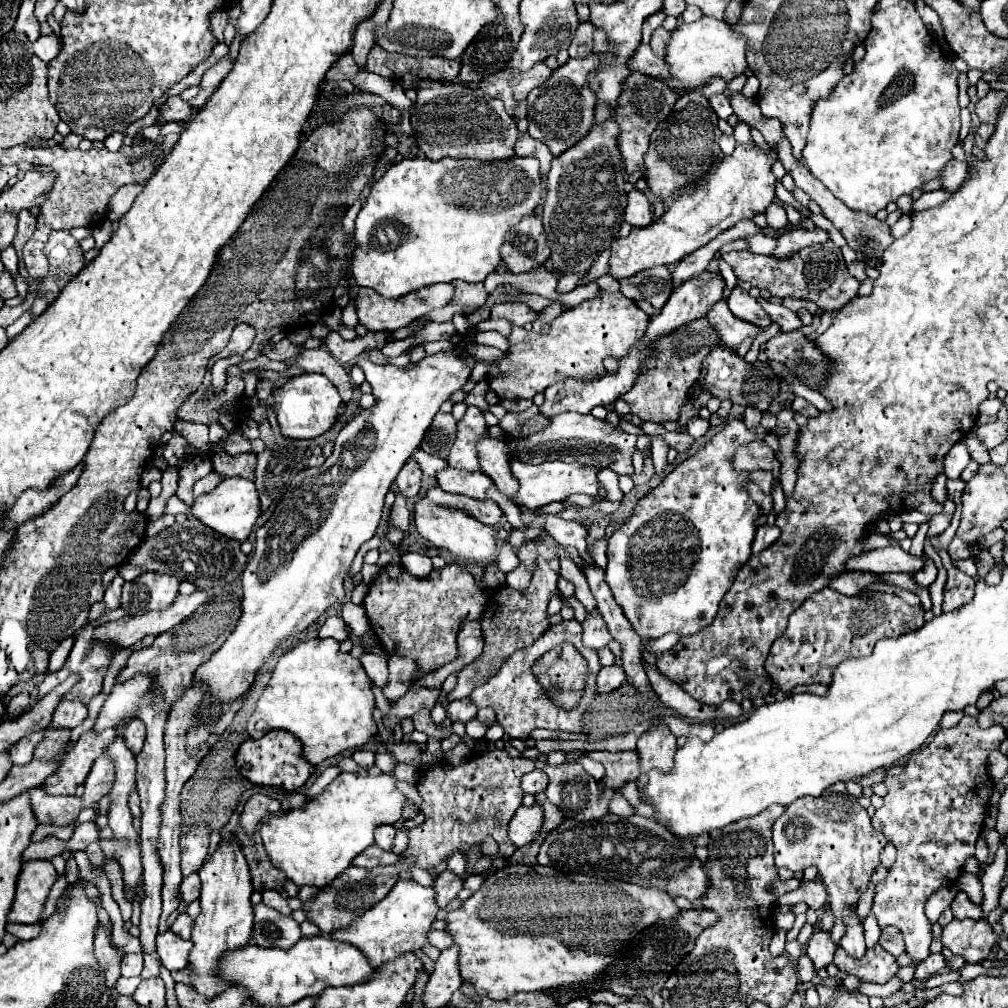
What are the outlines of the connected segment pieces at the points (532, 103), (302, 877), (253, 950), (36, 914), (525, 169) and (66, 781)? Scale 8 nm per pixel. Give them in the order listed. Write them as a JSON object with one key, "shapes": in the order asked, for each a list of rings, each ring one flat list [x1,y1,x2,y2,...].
{"shapes":[[[591,53,587,57,569,59,565,65,551,71,551,77,541,87,537,87,529,93,529,99,527,99,529,135,535,137,537,141,543,141,555,157,565,153,567,149,571,149,575,143,579,143,591,131,591,127,595,123,593,109,595,109,597,97,587,85,587,75,591,71,595,71,599,67,599,63,601,63,601,59,595,53]],[[341,773,305,807,271,817,261,827,263,845,271,861,299,887,327,885,373,843,373,831,379,825,393,825,401,819,407,797,397,789,395,781,391,773,381,773,377,777]],[[327,935,301,937,297,945,289,951,281,949,263,949,257,945,249,945,247,949,239,949,235,953,227,953,221,961,223,979,233,985,243,985,251,991,251,997,261,1001,261,1005,291,1005,303,997,315,997,327,987,343,987,355,985,371,979,377,967,371,965,363,951,351,943,343,943,331,939]],[[25,861,17,879,17,893,9,913,9,921,39,923,43,905,57,879,51,861]],[[517,155,511,157,511,159,501,159,501,161,477,161,477,159,441,159,441,161,431,161,431,159,403,159,403,161,399,161,399,163,393,163,393,165,385,171,385,175,383,175,379,181,375,181,375,185,371,187,371,193,369,193,369,197,367,197,367,203,361,207,361,211,359,211,359,215,357,215,357,219,355,219,357,249,355,249,355,253,353,253,353,277,355,277,355,281,357,281,357,285,359,285,359,287,371,287,371,289,375,289,377,293,381,293,383,297,397,299,397,297,409,295,409,293,413,293,413,291,417,291,417,289,421,289,421,287,435,285,435,283,451,283,451,281,457,281,457,279,459,279,459,281,467,281,467,283,481,283,489,273,493,273,493,271,499,267,499,263,501,263,501,247,503,247,503,241,505,241,505,235,509,233,509,229,511,229,513,225,517,225,523,217,535,213,535,209,537,209,539,203,541,203,541,199,535,201,535,195,537,195,537,191,539,191,539,187,541,187,541,177,537,177,535,173,539,173,537,161,535,161,533,157,517,157]],[[113,727,105,731,85,731,79,741,65,753,57,771,45,779,43,789,51,795,75,795,77,785,85,781,93,761,101,755,101,751,111,743,113,737]]]}

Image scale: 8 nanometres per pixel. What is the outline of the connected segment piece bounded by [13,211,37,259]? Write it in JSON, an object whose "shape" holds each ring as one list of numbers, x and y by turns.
{"shape":[[23,211,23,213,19,213,17,235,15,235,15,239,13,239,13,247,17,249,17,255,19,255,19,259,21,259,21,255,23,255,23,245,29,241,29,237,31,237,31,235,33,235,33,231,35,231,35,225,37,225,37,219,35,219,35,215,31,215,29,211]]}

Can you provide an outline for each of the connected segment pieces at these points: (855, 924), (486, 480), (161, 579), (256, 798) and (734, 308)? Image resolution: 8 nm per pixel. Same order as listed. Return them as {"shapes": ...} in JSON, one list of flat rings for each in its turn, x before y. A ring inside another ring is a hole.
{"shapes":[[[851,913,851,921,847,921,847,933,843,935,841,947,847,955,861,959,865,955,865,941,863,941,863,925,859,923,857,915]],[[451,467,437,473,437,481,443,491,465,495,477,501,485,501,487,491,493,487,491,477,487,477,485,473,463,473]],[[147,571,135,581,123,585,121,607,129,615,147,613,153,609,167,609,179,595,179,579,173,575]],[[253,795,247,803,245,803,245,809,241,813,241,827,245,829,247,837,253,837,255,833,255,827,257,823,263,819,263,817,269,817,273,813,279,813,279,801,277,799,271,799,267,795]],[[735,287,733,293,727,297,727,305,731,309,731,313,743,321,755,323,759,327,769,327,771,321,767,317,767,313,763,313,763,309,759,307,759,303,741,287]]]}

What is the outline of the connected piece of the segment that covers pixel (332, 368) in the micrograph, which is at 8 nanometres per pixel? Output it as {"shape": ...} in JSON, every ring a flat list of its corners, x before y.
{"shape":[[305,349,299,357,297,357,297,365,305,371,305,373,321,373,327,379,331,379,331,383,337,387,341,399,345,403,349,403,351,395,353,395,353,385,351,385,351,377,345,371,345,367,327,351,327,349]]}

